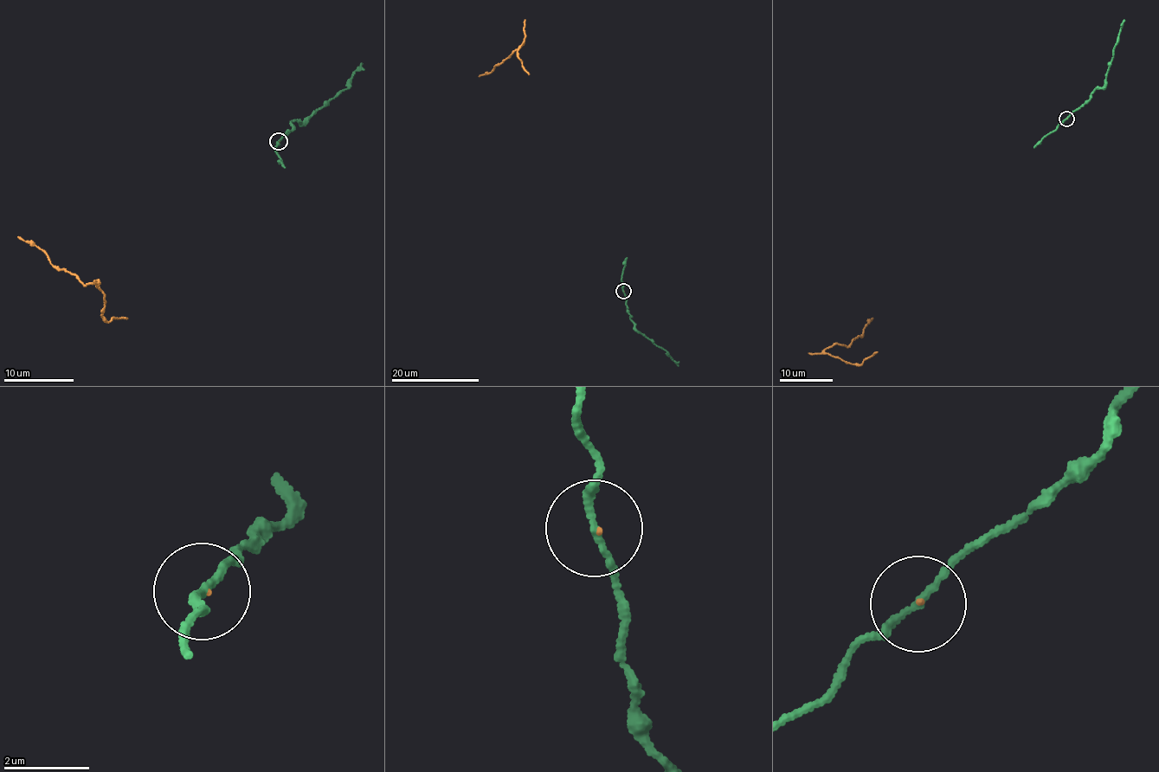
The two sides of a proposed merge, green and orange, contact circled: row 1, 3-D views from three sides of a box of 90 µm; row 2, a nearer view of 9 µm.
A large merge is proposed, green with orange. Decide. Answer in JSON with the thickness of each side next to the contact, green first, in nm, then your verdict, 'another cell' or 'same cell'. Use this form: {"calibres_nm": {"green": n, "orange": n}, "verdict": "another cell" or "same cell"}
{"calibres_nm": {"green": 160, "orange": 40}, "verdict": "same cell"}

